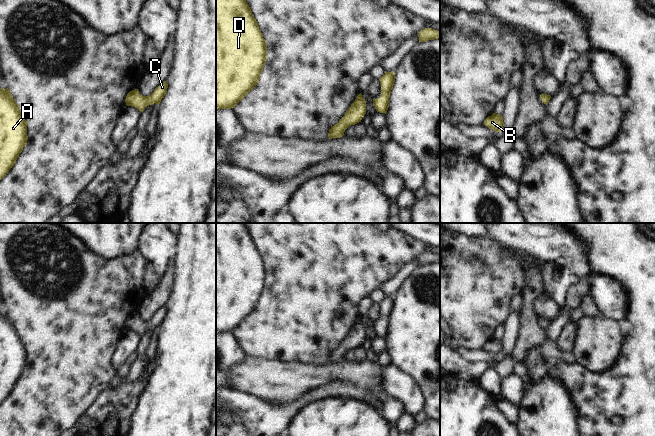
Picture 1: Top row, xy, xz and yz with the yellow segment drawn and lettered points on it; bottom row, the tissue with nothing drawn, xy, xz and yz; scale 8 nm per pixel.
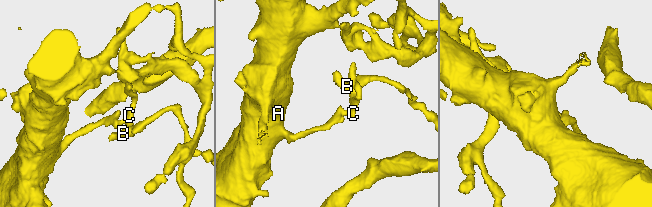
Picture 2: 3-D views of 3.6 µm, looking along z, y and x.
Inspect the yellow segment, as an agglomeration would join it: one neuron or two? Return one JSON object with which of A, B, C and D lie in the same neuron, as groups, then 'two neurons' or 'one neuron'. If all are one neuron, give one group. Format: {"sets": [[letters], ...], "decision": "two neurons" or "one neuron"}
{"sets": [["A", "B", "C", "D"]], "decision": "one neuron"}

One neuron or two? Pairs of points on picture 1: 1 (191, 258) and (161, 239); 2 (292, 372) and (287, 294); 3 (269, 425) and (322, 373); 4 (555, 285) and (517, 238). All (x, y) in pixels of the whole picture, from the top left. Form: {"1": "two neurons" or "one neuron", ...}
{"1": "two neurons", "2": "two neurons", "3": "two neurons", "4": "one neuron"}

